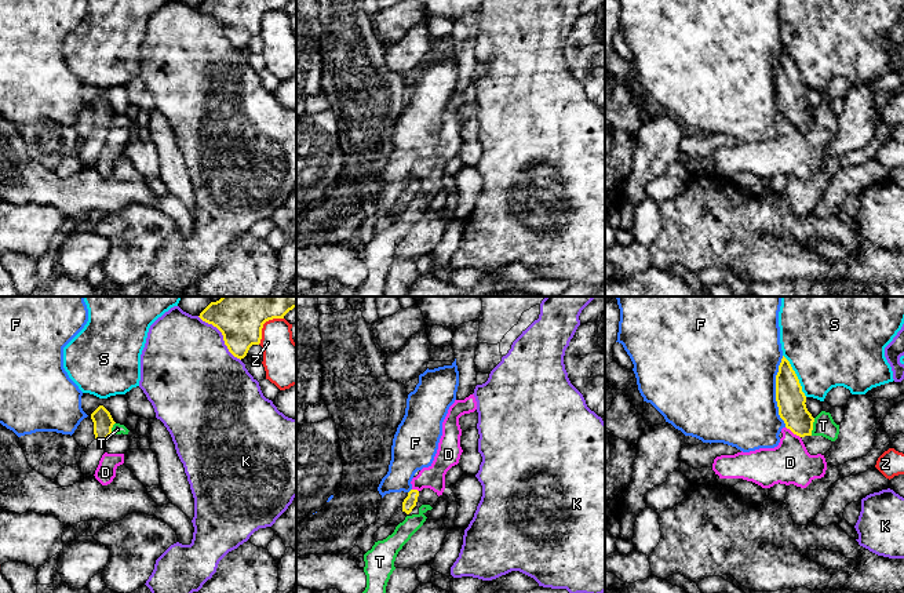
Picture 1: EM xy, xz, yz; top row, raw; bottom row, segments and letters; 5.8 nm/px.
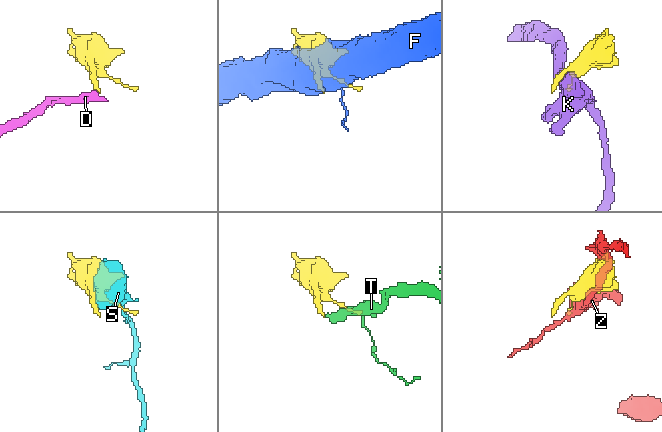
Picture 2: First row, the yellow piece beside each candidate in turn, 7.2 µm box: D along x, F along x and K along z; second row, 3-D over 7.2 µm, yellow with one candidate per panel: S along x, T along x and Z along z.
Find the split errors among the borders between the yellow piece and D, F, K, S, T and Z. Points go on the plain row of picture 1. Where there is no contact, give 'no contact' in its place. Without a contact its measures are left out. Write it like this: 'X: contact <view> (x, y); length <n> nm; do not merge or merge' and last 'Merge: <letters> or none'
D: contact yz (793, 123); length 110 nm; do not merge
F: contact yz (776, 83); length 420 nm; do not merge
K: contact xy (222, 25); length 360 nm; do not merge
S: contact yz (795, 66); length 280 nm; do not merge
T: contact yz (812, 117); length 110 nm; do not merge
Z: contact xy (263, 14); length 220 nm; do not merge
Merge: none

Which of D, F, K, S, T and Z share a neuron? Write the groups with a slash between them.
D T / F / K / S / Z

